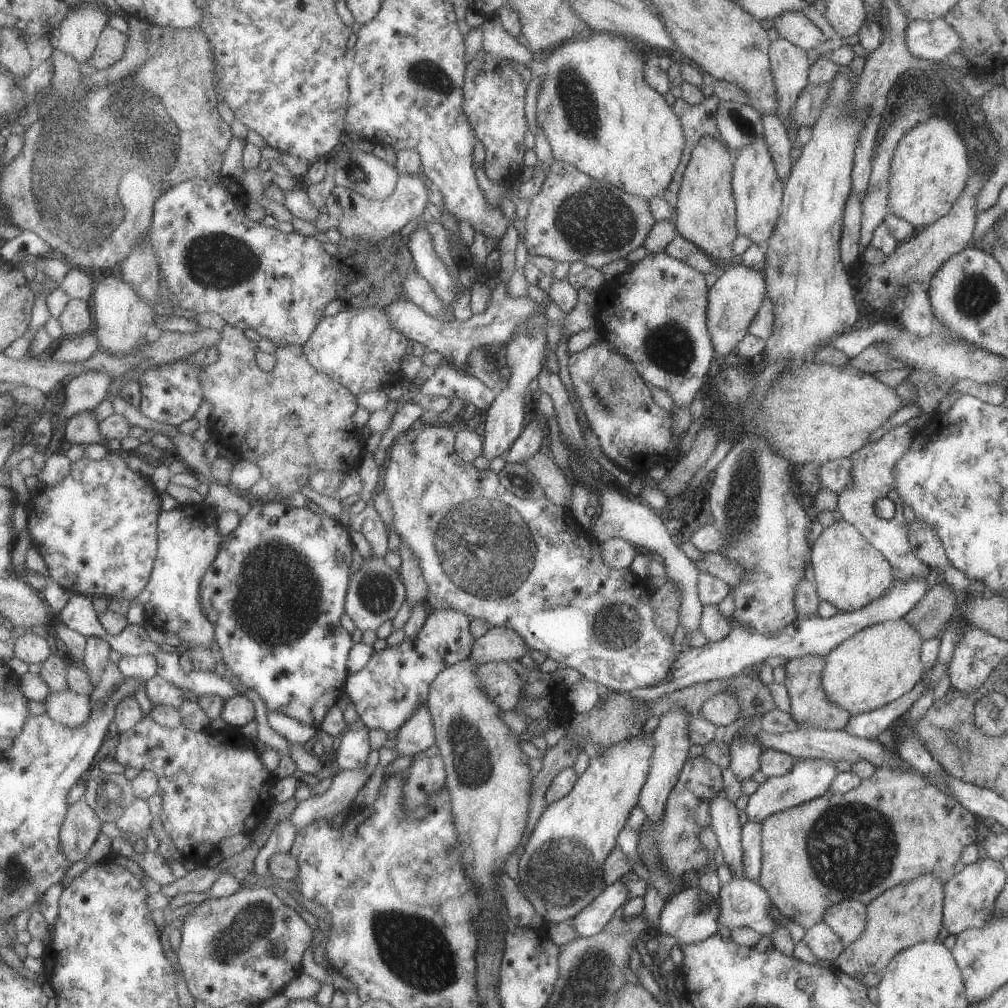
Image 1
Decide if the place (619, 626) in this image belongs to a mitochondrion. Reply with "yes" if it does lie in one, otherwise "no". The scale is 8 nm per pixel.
yes

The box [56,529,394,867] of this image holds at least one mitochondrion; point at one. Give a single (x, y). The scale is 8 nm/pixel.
(275, 605)

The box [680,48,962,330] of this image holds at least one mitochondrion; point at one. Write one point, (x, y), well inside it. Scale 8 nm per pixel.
(745, 126)

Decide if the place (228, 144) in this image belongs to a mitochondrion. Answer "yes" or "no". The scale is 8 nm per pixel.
no

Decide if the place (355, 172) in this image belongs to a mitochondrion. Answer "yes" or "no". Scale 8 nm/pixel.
yes

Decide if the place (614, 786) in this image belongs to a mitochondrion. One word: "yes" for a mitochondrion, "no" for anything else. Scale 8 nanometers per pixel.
no

